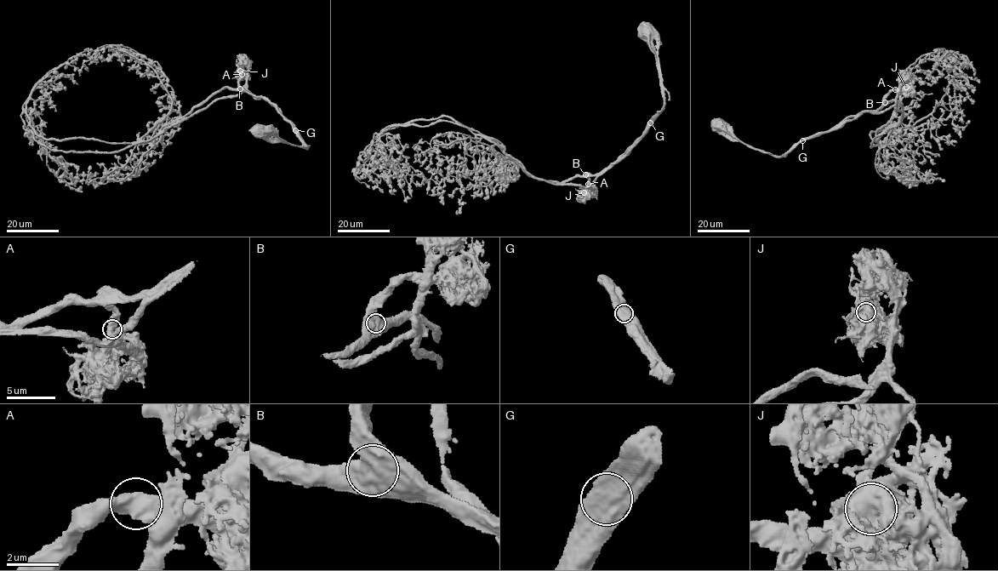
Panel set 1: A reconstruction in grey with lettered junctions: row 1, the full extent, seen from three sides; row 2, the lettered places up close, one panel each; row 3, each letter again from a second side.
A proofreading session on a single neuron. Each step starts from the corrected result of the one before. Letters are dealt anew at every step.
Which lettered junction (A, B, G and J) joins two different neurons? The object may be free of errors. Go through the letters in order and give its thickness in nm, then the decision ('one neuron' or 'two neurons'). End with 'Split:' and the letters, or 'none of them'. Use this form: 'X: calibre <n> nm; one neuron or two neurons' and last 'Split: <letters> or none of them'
A: calibre 600 nm; one neuron
B: calibre 700 nm; one neuron
G: calibre 750 nm; two neurons
J: calibre 900 nm; one neuron
Split: G

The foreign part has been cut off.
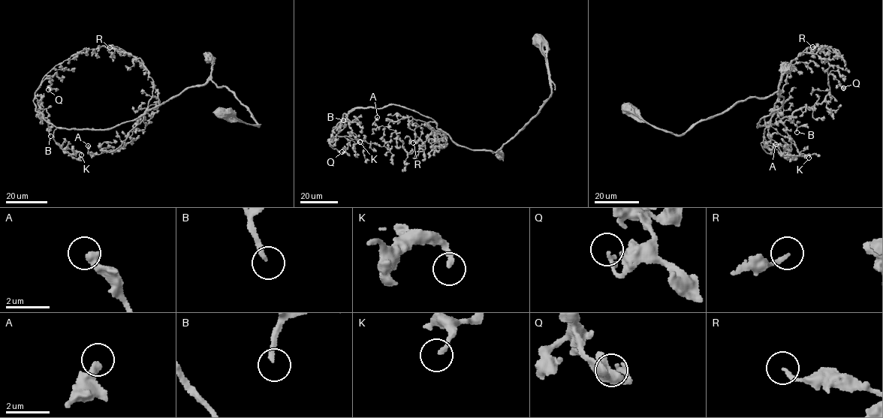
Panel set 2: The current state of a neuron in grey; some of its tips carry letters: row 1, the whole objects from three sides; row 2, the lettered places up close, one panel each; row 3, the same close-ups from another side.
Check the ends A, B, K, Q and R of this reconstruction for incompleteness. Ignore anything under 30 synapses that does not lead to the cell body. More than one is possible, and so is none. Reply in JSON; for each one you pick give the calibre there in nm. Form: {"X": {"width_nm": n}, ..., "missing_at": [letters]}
{"B": {"width_nm": 200}, "missing_at": ["B"]}

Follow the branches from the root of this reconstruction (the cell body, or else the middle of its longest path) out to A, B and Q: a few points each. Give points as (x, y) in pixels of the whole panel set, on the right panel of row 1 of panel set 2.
A: (628, 109), (682, 135), (736, 103), (779, 91), (782, 104), (764, 116), (760, 143), (784, 155), (776, 144)
B: (628, 109), (650, 124), (682, 135), (736, 103), (779, 91), (782, 104), (757, 127), (791, 116), (797, 132)
Q: (628, 109), (682, 135), (779, 91), (782, 104), (757, 127), (810, 109), (828, 92), (830, 73), (843, 88)

